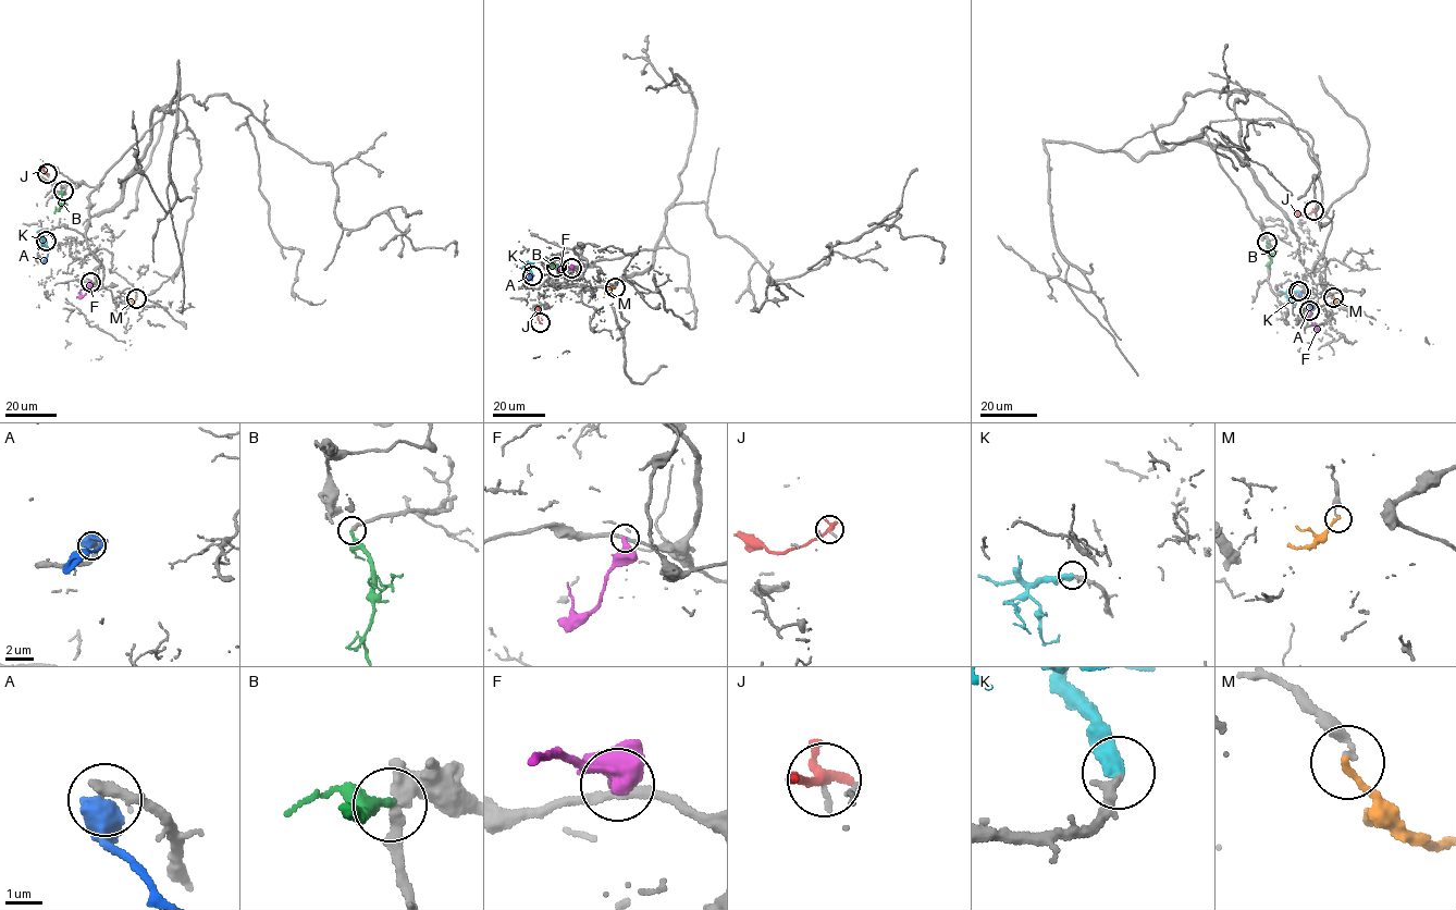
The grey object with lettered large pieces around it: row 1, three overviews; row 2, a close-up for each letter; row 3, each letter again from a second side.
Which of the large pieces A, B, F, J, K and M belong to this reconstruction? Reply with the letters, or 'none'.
B, K

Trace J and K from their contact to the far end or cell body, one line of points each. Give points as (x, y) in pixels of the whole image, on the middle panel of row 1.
J: (540, 322), (535, 307)
K: (532, 275), (527, 263), (534, 262)

